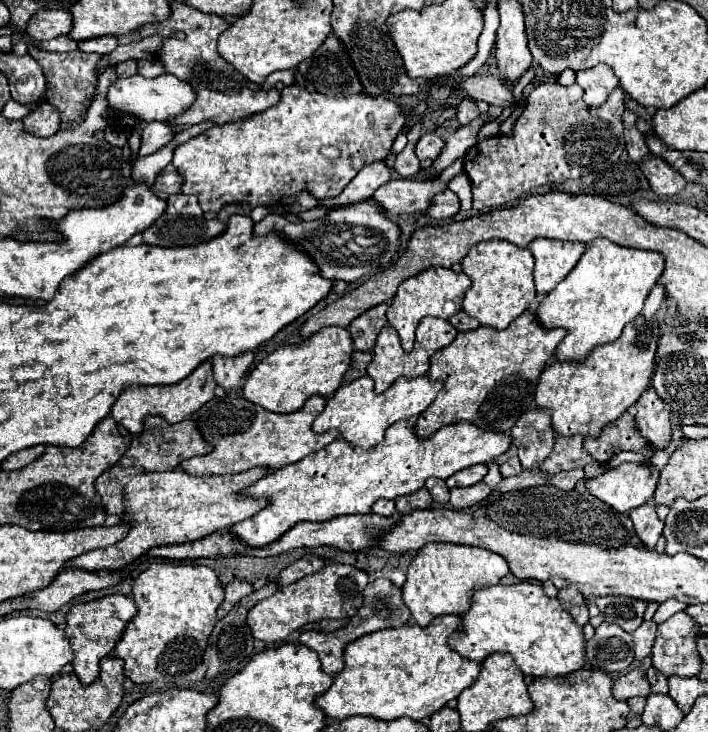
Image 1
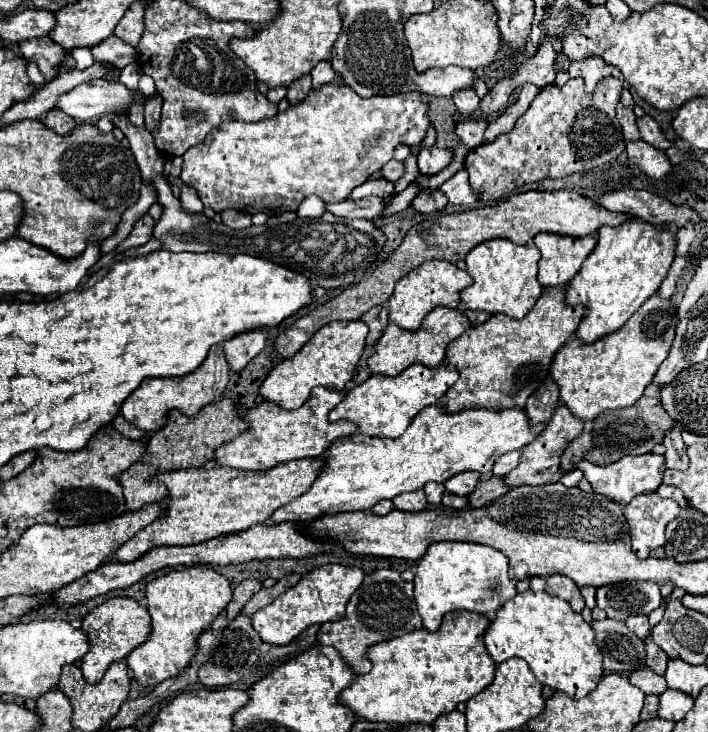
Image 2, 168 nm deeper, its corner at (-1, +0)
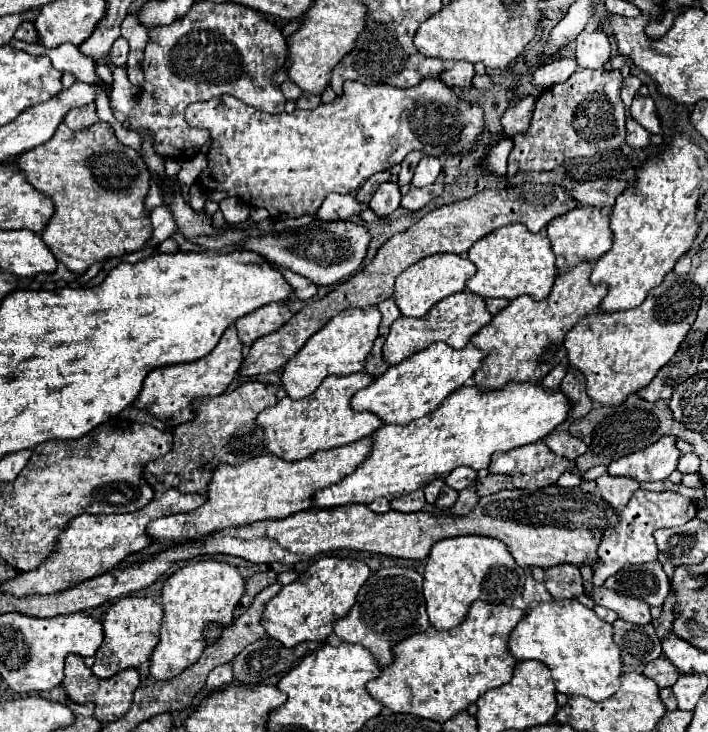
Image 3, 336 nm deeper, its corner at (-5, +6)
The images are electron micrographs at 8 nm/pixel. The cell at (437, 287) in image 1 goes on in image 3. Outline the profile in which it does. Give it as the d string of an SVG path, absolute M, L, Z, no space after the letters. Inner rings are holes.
M433 254L433 256L425 256L419 262L415 262L413 266L409 266L407 270L403 270L403 274L397 278L395 282L395 302L397 308L401 310L403 316L413 316L413 318L423 318L429 308L433 304L437 304L439 300L457 294L461 290L465 290L465 282L469 278L473 278L477 272L475 264L459 254Z

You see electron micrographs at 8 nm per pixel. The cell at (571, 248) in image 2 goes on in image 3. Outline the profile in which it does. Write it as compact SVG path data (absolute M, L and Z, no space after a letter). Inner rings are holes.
M577 206L575 210L551 220L547 224L547 238L551 240L551 248L557 256L555 266L559 272L573 270L581 262L595 262L613 244L613 232L609 228L609 216L603 214L601 208L591 208L591 206Z

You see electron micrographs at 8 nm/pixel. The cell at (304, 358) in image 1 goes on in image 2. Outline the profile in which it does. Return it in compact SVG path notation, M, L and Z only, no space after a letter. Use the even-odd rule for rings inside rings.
M361 320L351 322L329 322L323 326L293 358L281 360L261 386L261 396L285 410L295 410L303 406L315 386L327 386L331 390L343 390L353 378L355 366L363 354L367 324Z

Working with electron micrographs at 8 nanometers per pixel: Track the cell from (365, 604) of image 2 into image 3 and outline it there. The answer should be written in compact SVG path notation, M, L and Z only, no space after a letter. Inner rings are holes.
M381 568L367 578L361 586L353 608L347 616L339 618L333 624L333 632L343 642L353 642L365 646L379 662L379 666L389 666L393 662L391 646L401 642L403 638L425 632L429 628L429 618L425 612L425 598L423 598L423 578L411 568Z

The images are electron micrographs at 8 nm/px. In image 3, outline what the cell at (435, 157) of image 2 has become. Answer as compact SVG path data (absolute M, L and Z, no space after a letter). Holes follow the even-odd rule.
M425 154L415 170L415 176L411 180L413 186L427 186L433 184L441 174L441 162L439 158L431 158L431 154Z

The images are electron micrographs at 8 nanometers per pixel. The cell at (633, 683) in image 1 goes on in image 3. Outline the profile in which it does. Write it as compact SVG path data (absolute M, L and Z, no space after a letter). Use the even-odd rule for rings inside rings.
M659 656L657 660L653 660L653 662L649 662L645 666L643 676L655 680L659 688L665 688L665 686L673 686L677 682L679 672L677 672L677 668L665 656Z

